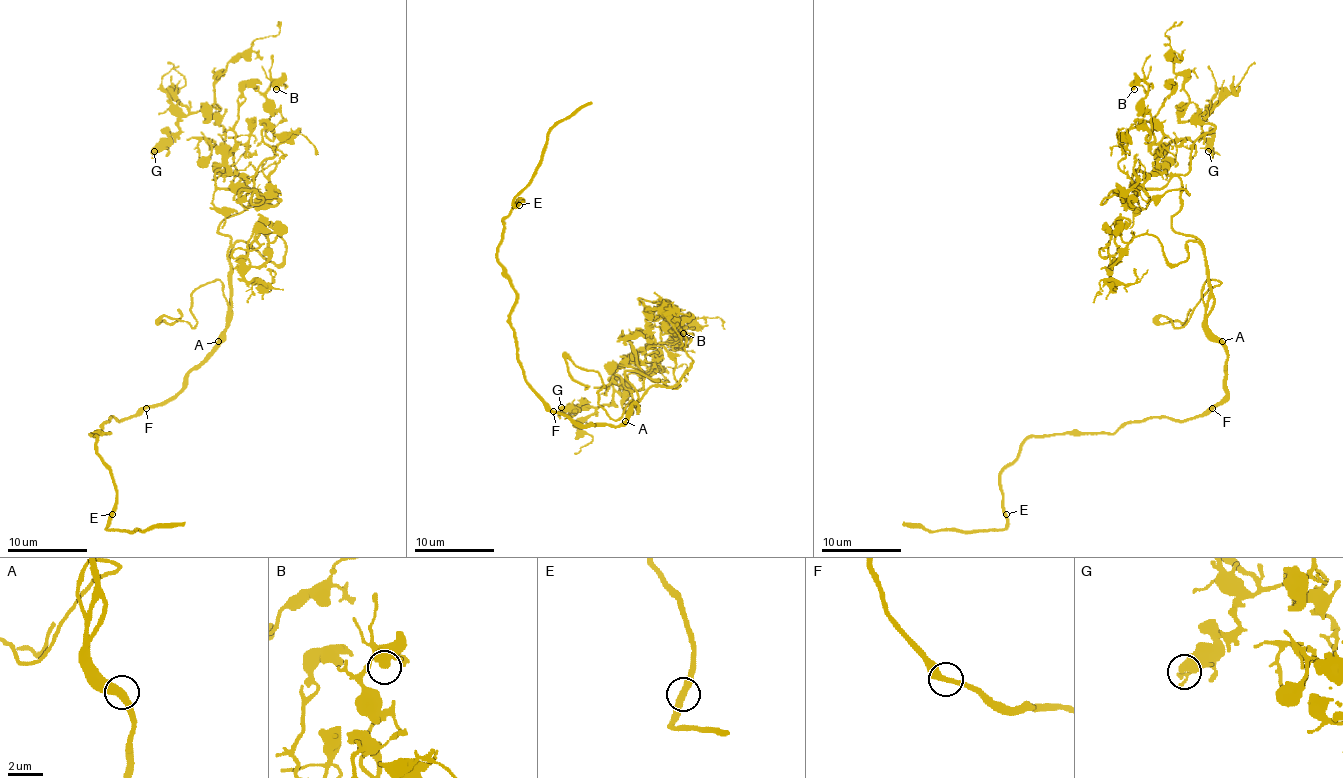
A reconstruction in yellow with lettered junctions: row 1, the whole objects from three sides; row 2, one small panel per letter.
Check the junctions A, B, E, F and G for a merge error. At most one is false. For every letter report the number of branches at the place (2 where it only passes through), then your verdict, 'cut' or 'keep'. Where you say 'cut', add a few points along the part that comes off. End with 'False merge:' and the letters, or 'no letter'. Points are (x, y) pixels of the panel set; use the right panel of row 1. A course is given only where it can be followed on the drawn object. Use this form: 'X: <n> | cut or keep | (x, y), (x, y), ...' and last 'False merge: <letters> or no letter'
A: 2 | keep
B: 2 | keep
E: 2 | keep
F: 2 | keep
G: 2 | keep
False merge: no letter

